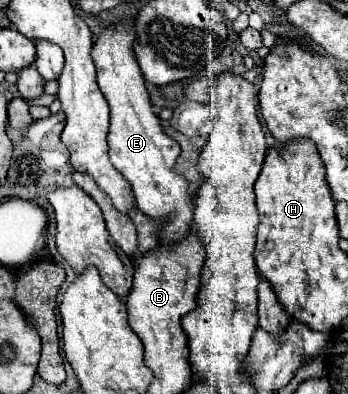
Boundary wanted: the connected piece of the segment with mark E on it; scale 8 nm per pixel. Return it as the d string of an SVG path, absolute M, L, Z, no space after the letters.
M122 21L116 27L106 29L92 47L98 85L110 105L110 159L114 169L118 169L132 185L136 205L142 209L142 213L156 219L166 219L160 229L160 239L174 243L180 241L192 225L194 199L188 193L188 181L174 173L180 145L164 133L160 119L152 111L148 91L144 87L144 77L132 51L132 41L134 25L132 21Z

